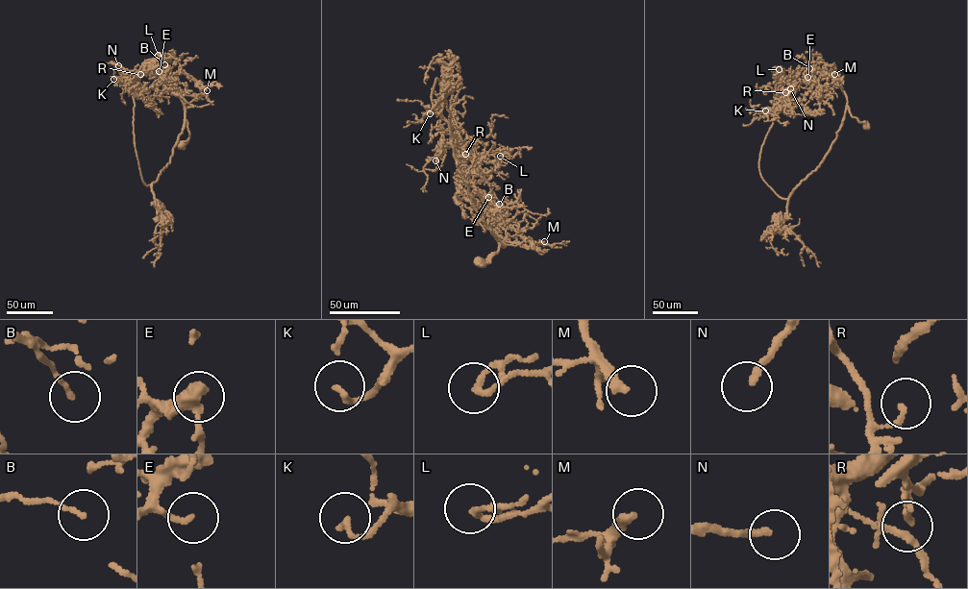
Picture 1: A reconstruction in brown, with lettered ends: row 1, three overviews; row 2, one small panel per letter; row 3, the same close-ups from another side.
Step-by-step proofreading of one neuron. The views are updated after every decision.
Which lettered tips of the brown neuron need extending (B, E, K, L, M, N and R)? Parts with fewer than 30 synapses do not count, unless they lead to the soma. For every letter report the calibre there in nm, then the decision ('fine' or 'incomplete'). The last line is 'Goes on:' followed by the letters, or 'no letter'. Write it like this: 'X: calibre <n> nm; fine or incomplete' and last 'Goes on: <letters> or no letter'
B: calibre 120 nm; fine
E: calibre 180 nm; fine
K: calibre 180 nm; fine
L: calibre 220 nm; fine
M: calibre 240 nm; incomplete
N: calibre 200 nm; incomplete
R: calibre 160 nm; fine
Goes on: M, N

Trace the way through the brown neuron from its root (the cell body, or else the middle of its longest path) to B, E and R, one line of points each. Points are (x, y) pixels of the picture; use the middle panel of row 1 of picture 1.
B: (480, 261), (505, 245), (493, 233), (489, 212), (474, 186), (477, 182), (488, 184), (499, 204)
E: (480, 261), (497, 252), (500, 243), (502, 247), (505, 245), (493, 233), (489, 212), (480, 196), (488, 197)
R: (480, 261), (497, 252), (500, 243), (505, 245), (493, 233), (489, 212), (467, 178), (465, 154)

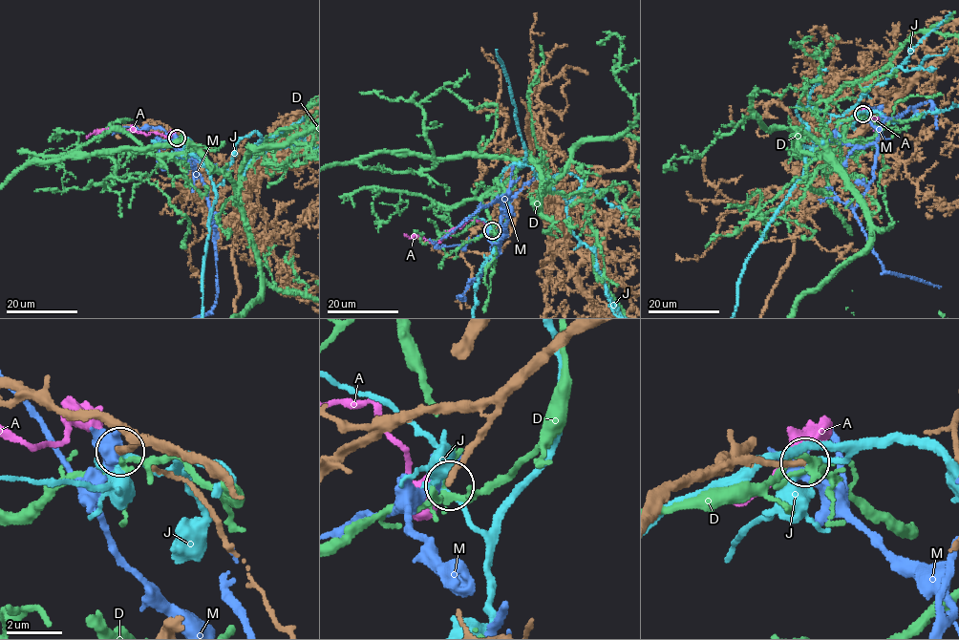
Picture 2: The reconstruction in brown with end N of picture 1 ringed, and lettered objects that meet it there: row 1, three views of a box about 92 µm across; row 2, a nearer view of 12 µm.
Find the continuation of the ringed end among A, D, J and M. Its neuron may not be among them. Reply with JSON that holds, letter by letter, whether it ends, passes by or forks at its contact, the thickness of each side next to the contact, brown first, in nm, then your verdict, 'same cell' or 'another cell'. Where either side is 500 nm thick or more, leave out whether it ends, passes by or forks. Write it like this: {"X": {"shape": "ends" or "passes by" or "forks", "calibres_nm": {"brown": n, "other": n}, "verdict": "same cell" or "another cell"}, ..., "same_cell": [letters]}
{"A": {"shape": "ends", "calibres_nm": {"brown": 220, "other": 200}, "verdict": "another cell"}, "D": {"shape": "forks", "calibres_nm": {"brown": 240, "other": 160}, "verdict": "another cell"}, "J": {"shape": "passes by", "calibres_nm": {"brown": 240, "other": 240}, "verdict": "another cell"}, "M": {"calibres_nm": {"brown": 240, "other": 800}, "verdict": "another cell"}, "same_cell": []}

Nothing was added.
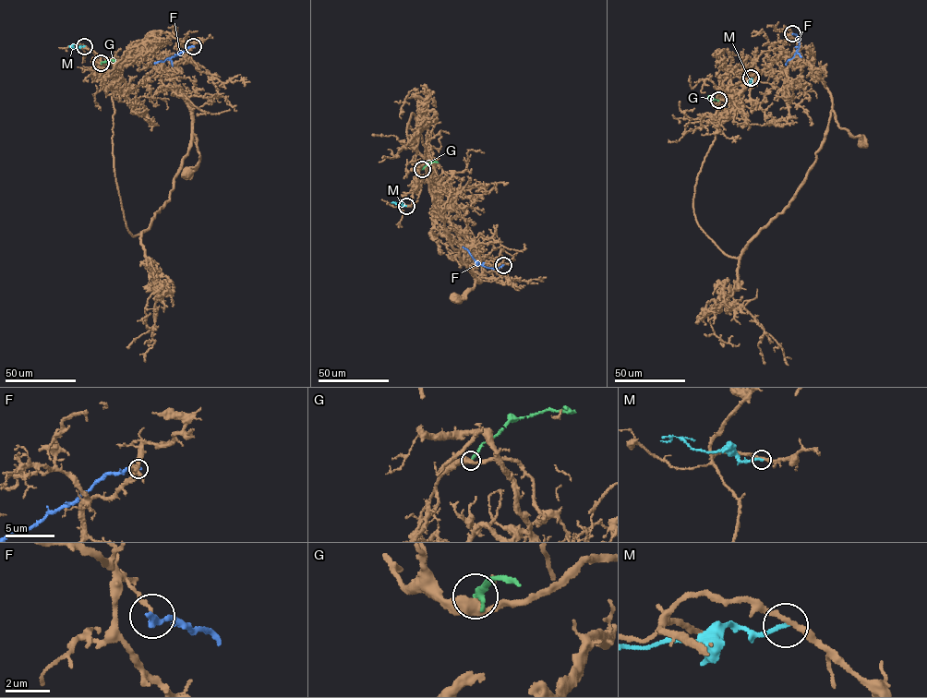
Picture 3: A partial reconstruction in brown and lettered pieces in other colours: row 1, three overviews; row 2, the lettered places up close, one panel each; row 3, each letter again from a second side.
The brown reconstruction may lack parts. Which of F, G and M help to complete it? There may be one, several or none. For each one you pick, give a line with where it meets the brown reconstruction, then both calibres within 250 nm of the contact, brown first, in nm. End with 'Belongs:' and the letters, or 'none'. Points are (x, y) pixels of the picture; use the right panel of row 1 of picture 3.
Belongs: none

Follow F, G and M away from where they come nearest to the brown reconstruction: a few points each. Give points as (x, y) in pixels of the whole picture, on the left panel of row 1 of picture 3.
F: (193, 46), (154, 63)
G: (101, 63), (114, 60)
M: (84, 45), (69, 45)

